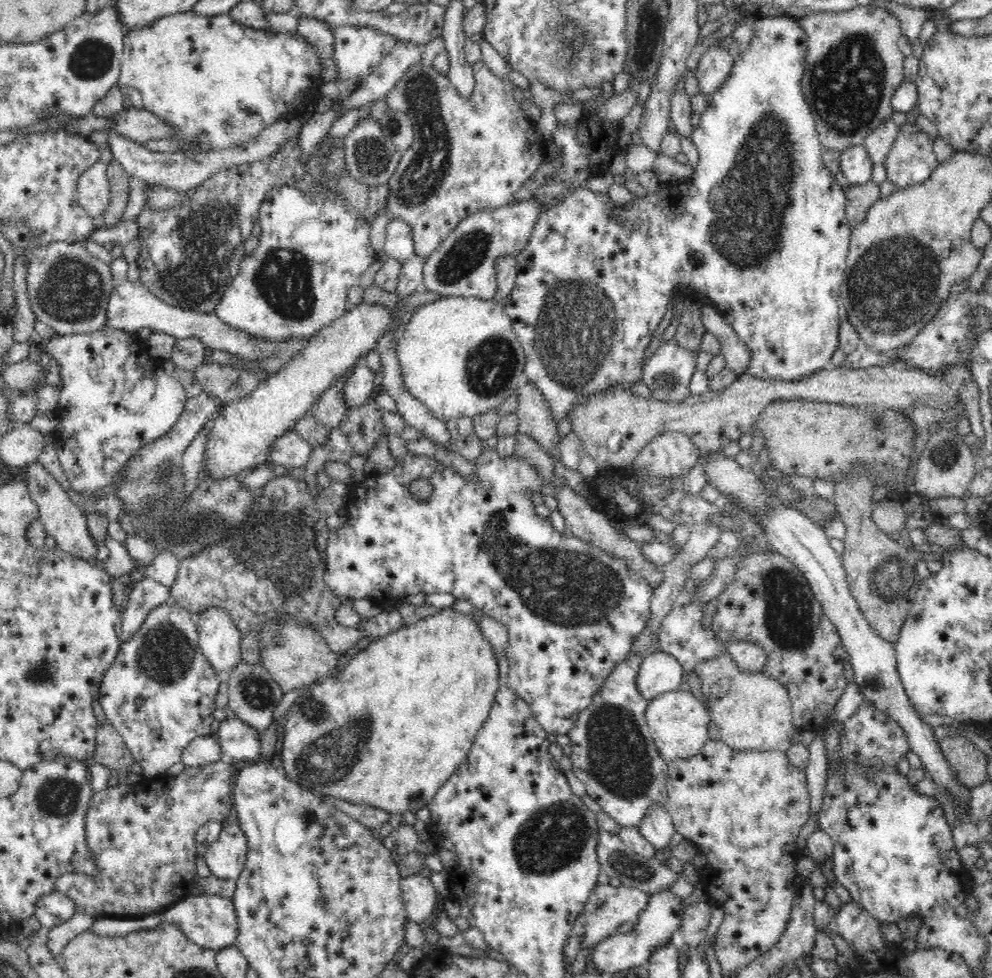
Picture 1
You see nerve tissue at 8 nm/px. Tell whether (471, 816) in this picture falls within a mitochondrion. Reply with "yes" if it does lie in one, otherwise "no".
no

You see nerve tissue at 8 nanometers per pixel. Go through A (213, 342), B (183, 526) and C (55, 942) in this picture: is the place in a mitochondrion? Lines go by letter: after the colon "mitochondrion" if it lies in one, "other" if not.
A: other
B: mitochondrion
C: other

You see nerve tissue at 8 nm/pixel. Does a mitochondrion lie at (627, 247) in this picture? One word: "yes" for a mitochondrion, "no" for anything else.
no

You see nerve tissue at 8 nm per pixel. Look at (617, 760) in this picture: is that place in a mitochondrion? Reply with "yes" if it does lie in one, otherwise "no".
yes

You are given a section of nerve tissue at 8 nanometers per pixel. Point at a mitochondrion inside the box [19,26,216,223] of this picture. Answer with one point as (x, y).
(93, 56)

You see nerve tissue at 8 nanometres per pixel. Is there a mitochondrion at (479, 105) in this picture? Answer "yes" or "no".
no

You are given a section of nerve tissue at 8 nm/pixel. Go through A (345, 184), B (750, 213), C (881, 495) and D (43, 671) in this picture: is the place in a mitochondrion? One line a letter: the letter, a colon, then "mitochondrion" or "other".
A: mitochondrion
B: mitochondrion
C: other
D: mitochondrion

